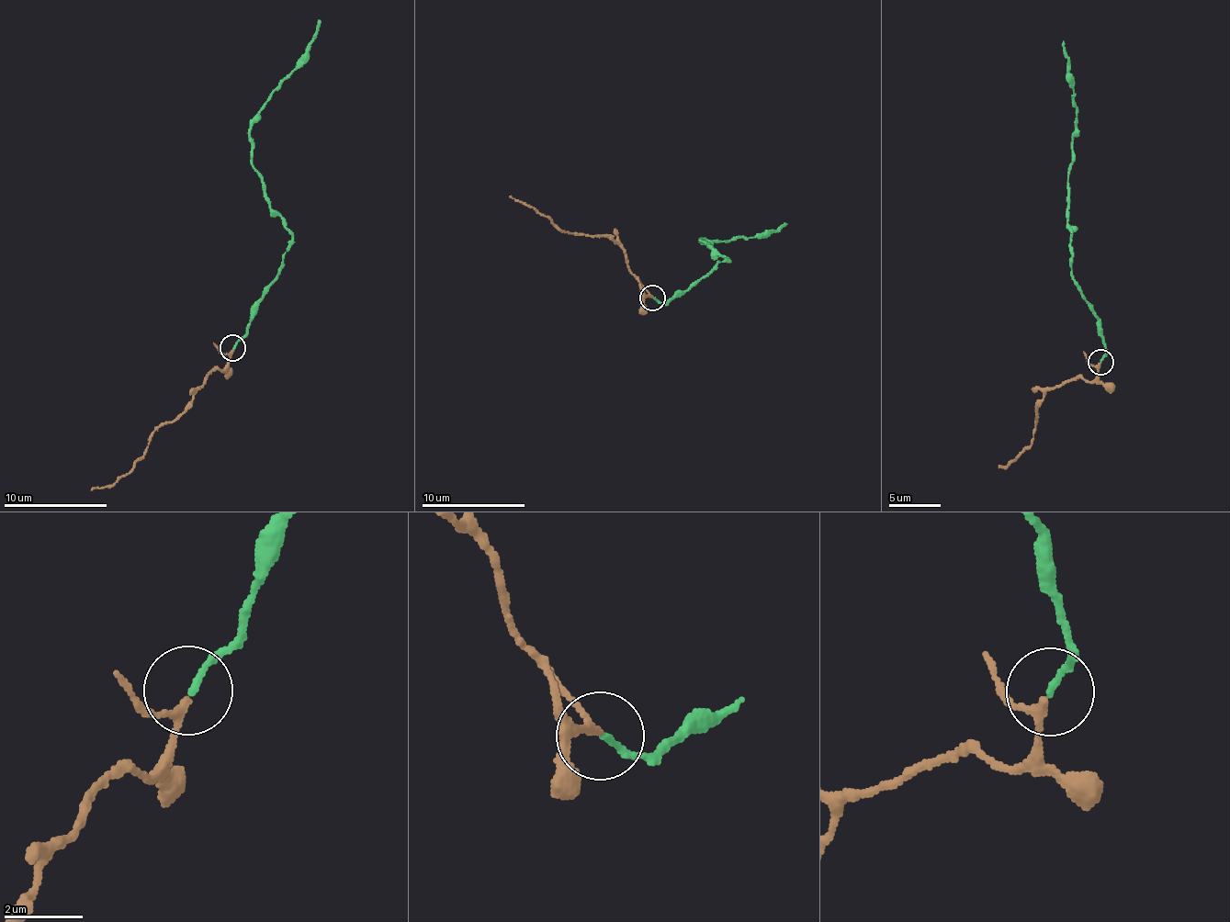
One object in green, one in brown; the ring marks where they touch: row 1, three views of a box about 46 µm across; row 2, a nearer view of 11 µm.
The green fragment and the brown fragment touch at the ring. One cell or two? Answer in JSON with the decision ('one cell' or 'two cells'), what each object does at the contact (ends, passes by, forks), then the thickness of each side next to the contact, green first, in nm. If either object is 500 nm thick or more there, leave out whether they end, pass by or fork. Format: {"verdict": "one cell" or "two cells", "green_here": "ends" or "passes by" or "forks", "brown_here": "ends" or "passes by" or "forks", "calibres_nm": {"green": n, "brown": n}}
{"verdict": "one cell", "green_here": "ends", "brown_here": "passes by", "calibres_nm": {"green": 150, "brown": 170}}

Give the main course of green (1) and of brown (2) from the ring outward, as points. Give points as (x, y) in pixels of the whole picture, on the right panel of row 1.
1: (1101, 362), (1105, 349), (1100, 320), (1071, 277), (1073, 248), (1067, 221), (1067, 175), (1077, 118), (1064, 42)
2: (1099, 362), (1092, 381), (1077, 377), (1053, 386), (1037, 406), (1038, 422), (1032, 444), (1007, 467), (999, 466)

